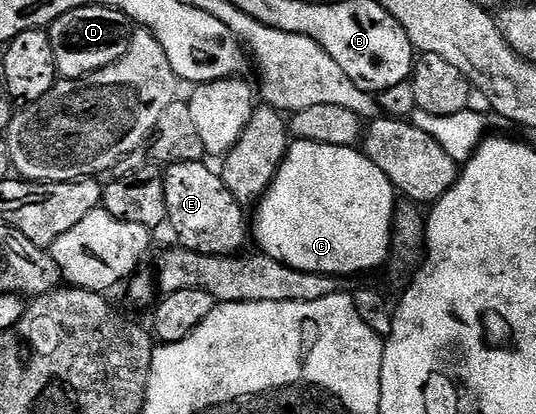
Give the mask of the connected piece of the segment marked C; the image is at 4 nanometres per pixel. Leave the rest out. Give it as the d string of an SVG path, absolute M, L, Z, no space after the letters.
M292 141L271 187L254 207L253 242L264 254L301 272L332 276L363 274L388 261L391 252L391 225L397 191L391 179L369 161L366 154L350 146Z

